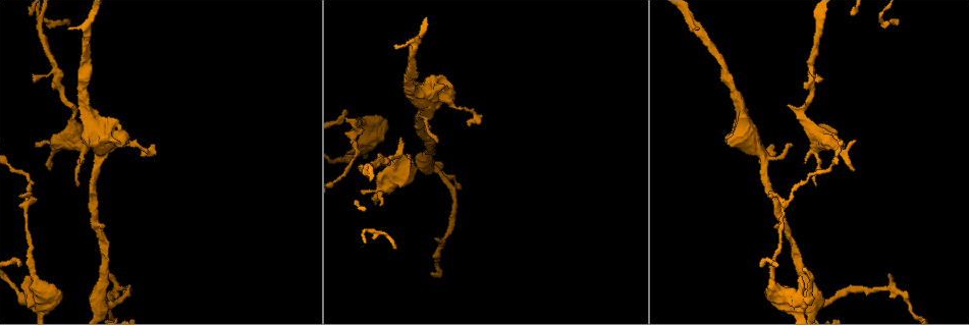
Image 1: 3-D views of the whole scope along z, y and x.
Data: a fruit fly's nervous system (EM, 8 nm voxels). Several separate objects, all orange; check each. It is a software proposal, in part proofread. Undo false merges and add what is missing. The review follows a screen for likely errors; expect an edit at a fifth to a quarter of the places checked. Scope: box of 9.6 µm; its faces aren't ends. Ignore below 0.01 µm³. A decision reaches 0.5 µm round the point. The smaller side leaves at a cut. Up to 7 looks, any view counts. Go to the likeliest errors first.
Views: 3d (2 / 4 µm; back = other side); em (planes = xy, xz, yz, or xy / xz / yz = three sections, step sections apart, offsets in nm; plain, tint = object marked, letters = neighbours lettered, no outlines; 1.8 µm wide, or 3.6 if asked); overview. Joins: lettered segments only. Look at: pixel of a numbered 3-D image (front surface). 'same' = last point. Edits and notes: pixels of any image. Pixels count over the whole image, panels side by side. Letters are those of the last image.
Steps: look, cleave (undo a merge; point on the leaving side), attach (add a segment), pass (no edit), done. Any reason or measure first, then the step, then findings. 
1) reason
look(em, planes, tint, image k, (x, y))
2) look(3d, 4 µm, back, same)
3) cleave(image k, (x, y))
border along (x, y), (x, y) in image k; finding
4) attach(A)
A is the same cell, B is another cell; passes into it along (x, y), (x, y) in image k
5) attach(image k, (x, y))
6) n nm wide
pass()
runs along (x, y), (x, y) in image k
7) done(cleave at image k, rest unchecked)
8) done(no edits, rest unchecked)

tapers out
look(em, 3.6 µm, planes, tint, image 1, (346, 118))

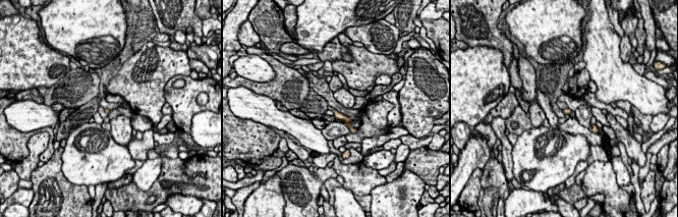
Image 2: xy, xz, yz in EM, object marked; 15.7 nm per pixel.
look(em, 3.6 µm, planes, letters, same)

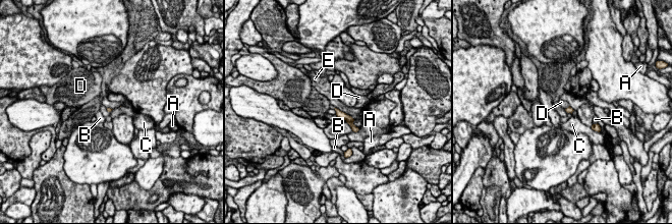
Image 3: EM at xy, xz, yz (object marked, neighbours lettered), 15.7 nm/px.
pass()
A, B, C, D and E are other cells; runs along (338, 111), (356, 129) in image 3; no lettered segment goes on from it

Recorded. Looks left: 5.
an open end
look(3d, 4 µm, image 1, (696, 30))

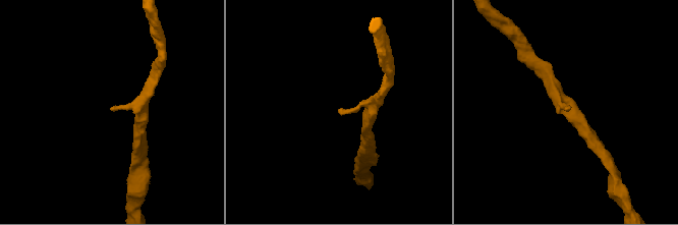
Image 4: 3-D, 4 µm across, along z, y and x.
look(em, planes, letters, image 4, (342, 113))

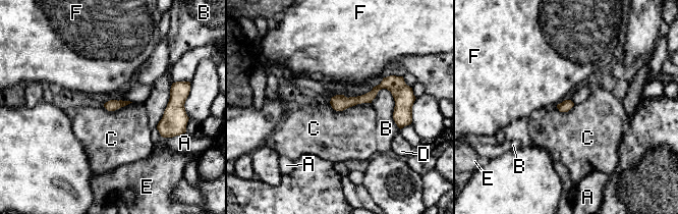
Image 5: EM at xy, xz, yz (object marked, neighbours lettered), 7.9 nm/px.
pass()
A, B, C, D, E and F are other cells; border along (371, 102), (342, 110), (330, 105) in image 5; no lettered segment goes on from it

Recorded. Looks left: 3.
tapers out
look(em, planes, letters, image 1, (888, 274))

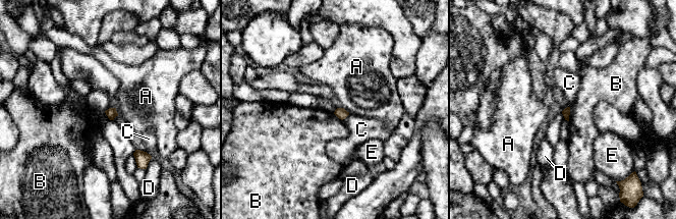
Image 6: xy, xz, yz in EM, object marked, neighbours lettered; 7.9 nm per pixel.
B touches over 130 nm
pass()
A, B, C, D and E are other cells; border along (569, 106), (568, 121) in image 6; no lettered segment goes on from it

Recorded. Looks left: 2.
done(no edits, rest unchecked)

